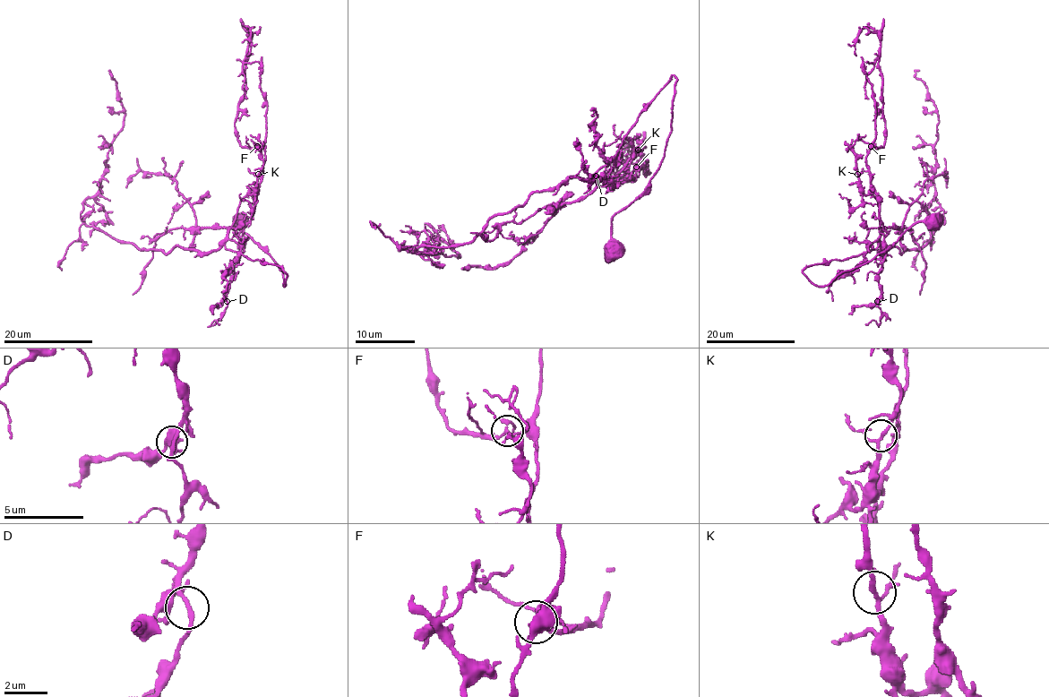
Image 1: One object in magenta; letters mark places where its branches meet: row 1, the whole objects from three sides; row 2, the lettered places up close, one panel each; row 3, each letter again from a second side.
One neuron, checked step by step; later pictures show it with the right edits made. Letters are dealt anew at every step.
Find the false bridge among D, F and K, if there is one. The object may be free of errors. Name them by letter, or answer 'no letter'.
F

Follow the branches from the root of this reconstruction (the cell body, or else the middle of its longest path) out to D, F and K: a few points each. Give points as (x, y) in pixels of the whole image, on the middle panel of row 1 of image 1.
D: (611, 248), (612, 218), (645, 189), (664, 155), (673, 75), (597, 177), (614, 186), (596, 176)
F: (611, 248), (612, 218), (645, 189), (664, 155), (673, 75), (597, 183), (612, 189), (648, 161), (636, 167)
K: (611, 248), (612, 218), (645, 189), (664, 155), (673, 75), (597, 179), (614, 177), (637, 149)

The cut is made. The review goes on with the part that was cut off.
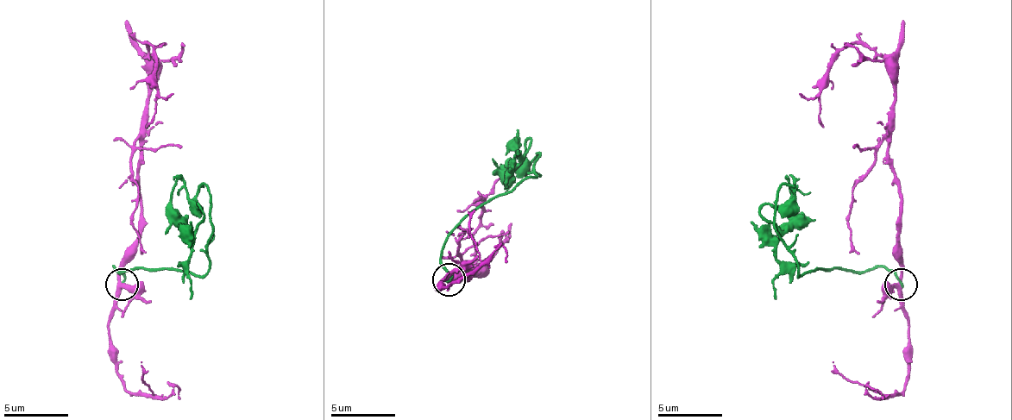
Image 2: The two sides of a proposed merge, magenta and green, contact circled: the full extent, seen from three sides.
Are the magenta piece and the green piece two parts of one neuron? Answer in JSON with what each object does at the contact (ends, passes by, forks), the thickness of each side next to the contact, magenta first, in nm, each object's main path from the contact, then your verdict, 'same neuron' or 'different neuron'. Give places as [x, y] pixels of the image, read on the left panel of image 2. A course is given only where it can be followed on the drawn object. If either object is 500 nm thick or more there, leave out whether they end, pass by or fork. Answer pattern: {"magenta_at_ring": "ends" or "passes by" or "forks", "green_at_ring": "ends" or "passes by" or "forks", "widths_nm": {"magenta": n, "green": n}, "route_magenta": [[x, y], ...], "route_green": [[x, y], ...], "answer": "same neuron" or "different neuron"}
{"magenta_at_ring": "forks", "green_at_ring": "ends", "widths_nm": {"magenta": 280, "green": 170}, "route_magenta": [[121, 285], [121, 260], [137, 236], [141, 217], [147, 43], [156, 62], [156, 114], [147, 127]], "route_green": [[121, 285], [124, 278], [115, 266], [130, 272], [182, 269], [189, 260], [185, 191], [176, 191]], "answer": "different neuron"}

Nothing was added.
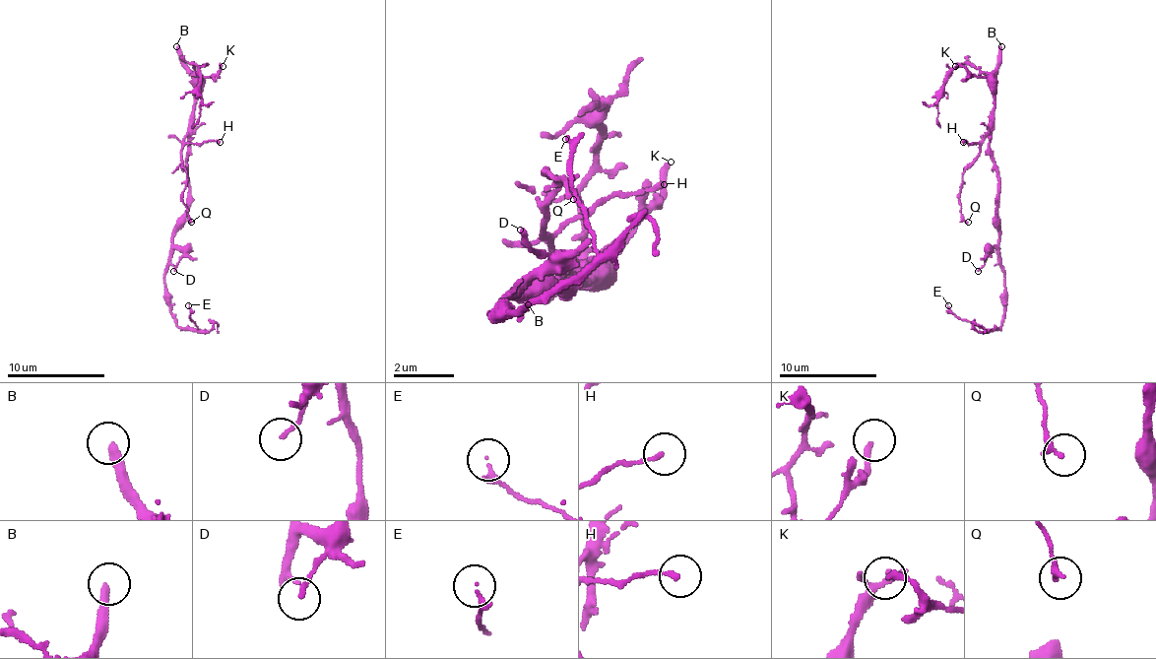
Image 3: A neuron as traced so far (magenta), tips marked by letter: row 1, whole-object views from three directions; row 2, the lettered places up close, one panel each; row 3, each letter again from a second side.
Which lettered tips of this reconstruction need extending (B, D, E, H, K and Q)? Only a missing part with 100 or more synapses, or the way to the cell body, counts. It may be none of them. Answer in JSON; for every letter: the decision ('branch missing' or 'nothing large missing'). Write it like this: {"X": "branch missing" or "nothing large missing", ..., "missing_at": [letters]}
{"B": "branch missing", "D": "nothing large missing", "E": "nothing large missing", "H": "nothing large missing", "K": "nothing large missing", "Q": "nothing large missing", "missing_at": ["B"]}

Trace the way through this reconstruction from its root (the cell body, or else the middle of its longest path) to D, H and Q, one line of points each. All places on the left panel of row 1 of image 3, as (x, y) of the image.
D: (188, 190), (188, 212), (173, 236), (173, 244), (183, 256), (173, 271)
H: (188, 190), (188, 139), (183, 139), (193, 144), (220, 142)
Q: (188, 190), (186, 137), (181, 147), (181, 165), (186, 170), (183, 205), (191, 222)

